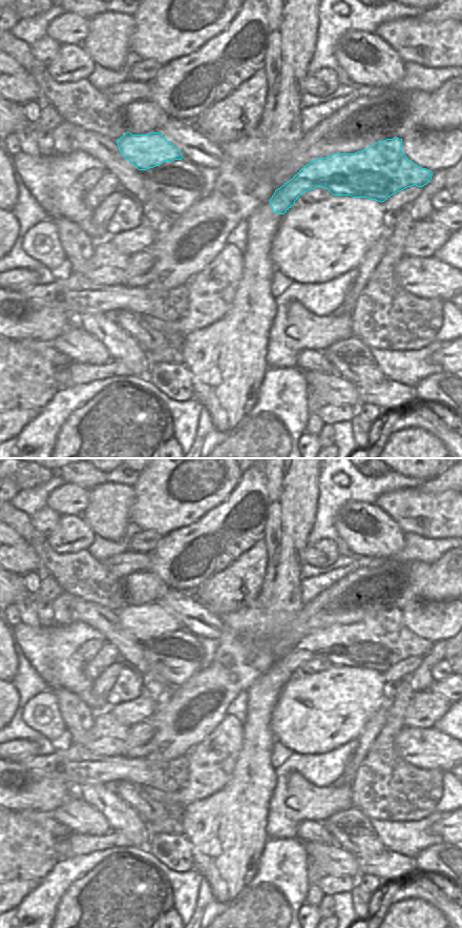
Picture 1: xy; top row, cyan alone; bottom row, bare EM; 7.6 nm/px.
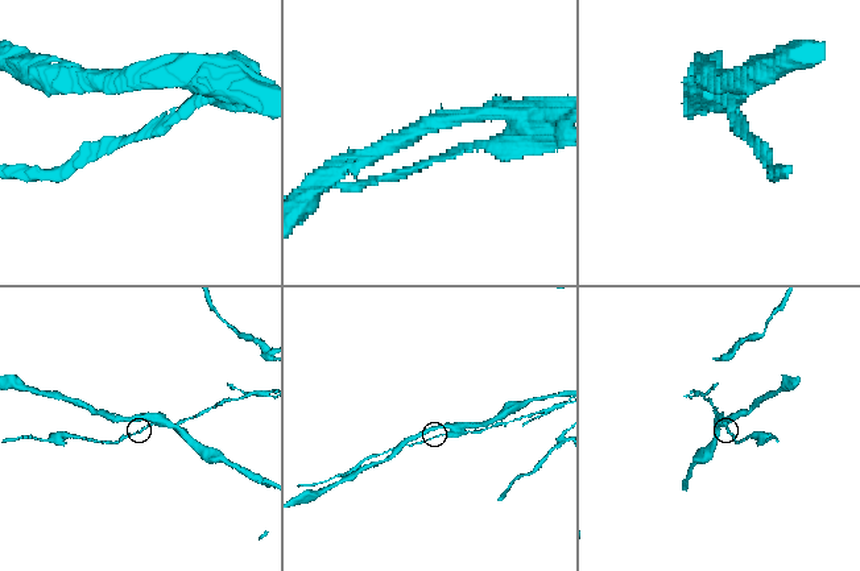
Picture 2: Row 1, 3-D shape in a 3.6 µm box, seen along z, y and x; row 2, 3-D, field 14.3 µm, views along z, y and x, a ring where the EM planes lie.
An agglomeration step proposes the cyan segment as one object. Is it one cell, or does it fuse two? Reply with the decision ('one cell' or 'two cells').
two cells

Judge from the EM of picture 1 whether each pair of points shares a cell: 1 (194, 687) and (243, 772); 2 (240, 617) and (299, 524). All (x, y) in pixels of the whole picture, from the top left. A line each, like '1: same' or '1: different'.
1: different
2: same

